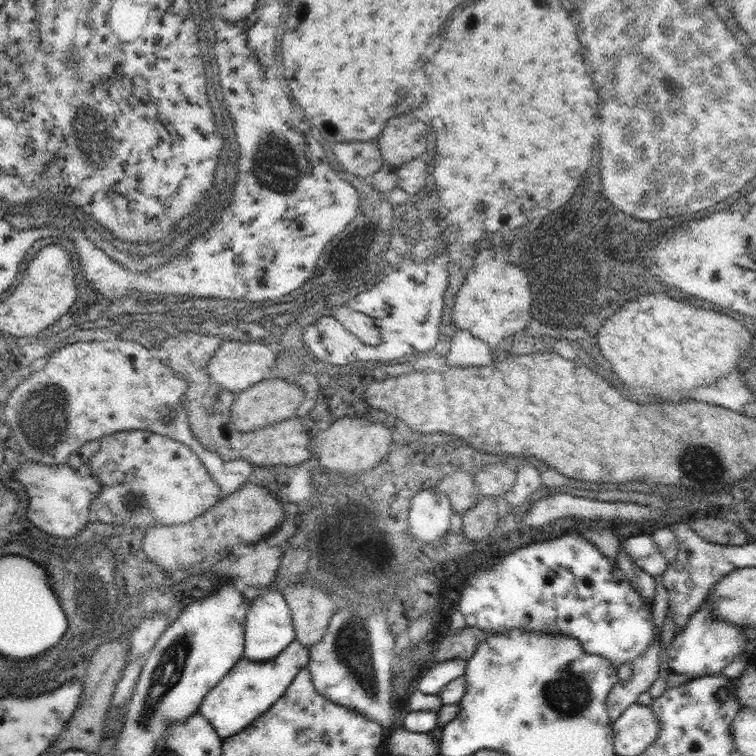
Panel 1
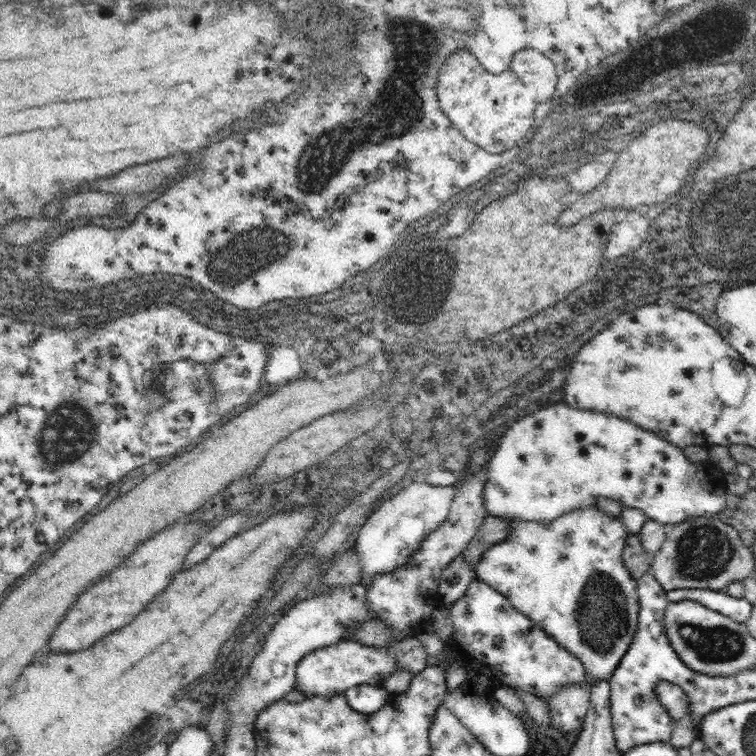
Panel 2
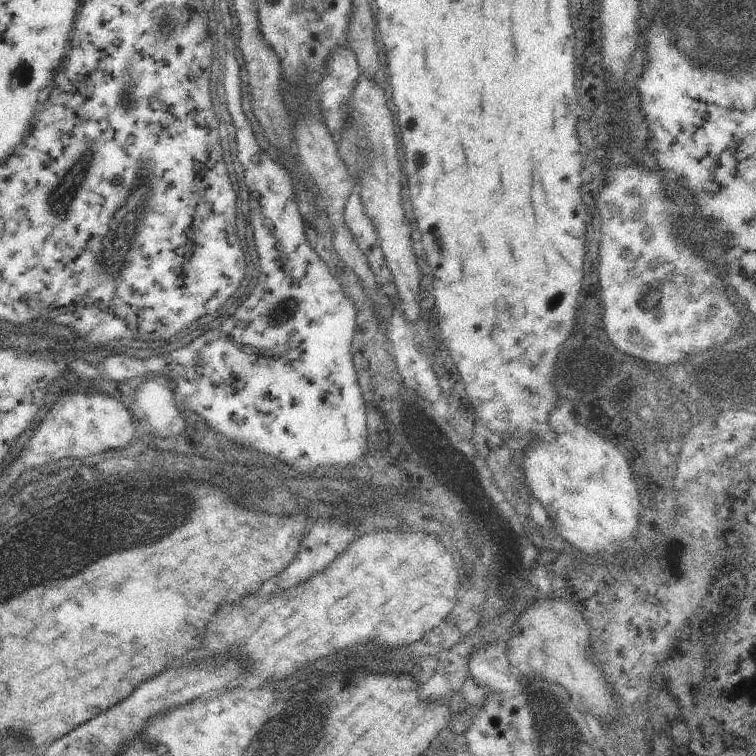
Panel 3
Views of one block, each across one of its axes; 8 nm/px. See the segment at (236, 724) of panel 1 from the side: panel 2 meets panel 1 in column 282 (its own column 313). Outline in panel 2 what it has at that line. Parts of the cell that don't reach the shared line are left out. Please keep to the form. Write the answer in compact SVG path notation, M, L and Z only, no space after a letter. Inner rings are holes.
M418 636L414 638L404 638L398 642L392 642L384 648L374 648L366 646L358 640L340 640L338 644L332 644L328 648L312 650L308 656L304 656L296 668L296 690L312 696L322 696L322 698L332 698L336 694L344 694L348 688L354 686L380 686L384 688L384 680L394 672L394 670L406 670L410 674L420 674L428 668L428 658L422 642Z

